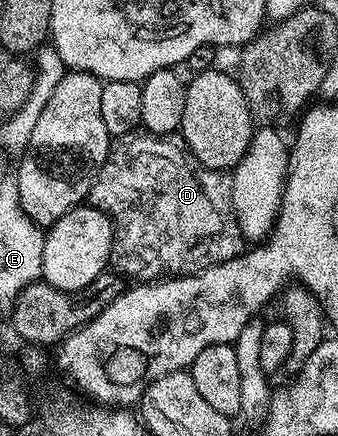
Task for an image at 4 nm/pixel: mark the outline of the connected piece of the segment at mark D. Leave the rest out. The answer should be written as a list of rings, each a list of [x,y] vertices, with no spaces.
[[[138,135],[123,136],[111,143],[110,153],[98,169],[88,197],[89,207],[105,212],[114,226],[110,264],[123,277],[131,276],[131,281],[157,282],[163,278],[192,276],[243,255],[244,239],[234,217],[231,177],[225,171],[192,163],[177,143],[169,144],[169,139]]]

